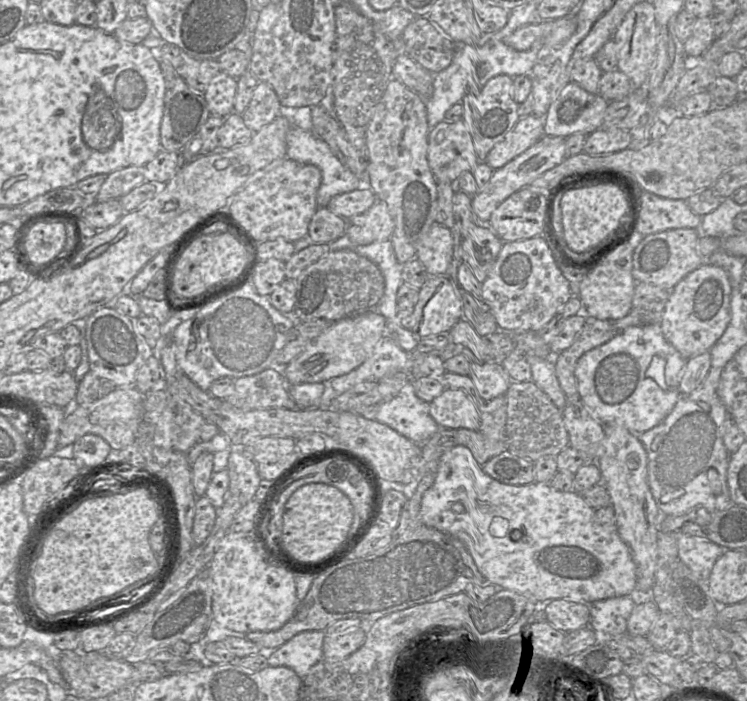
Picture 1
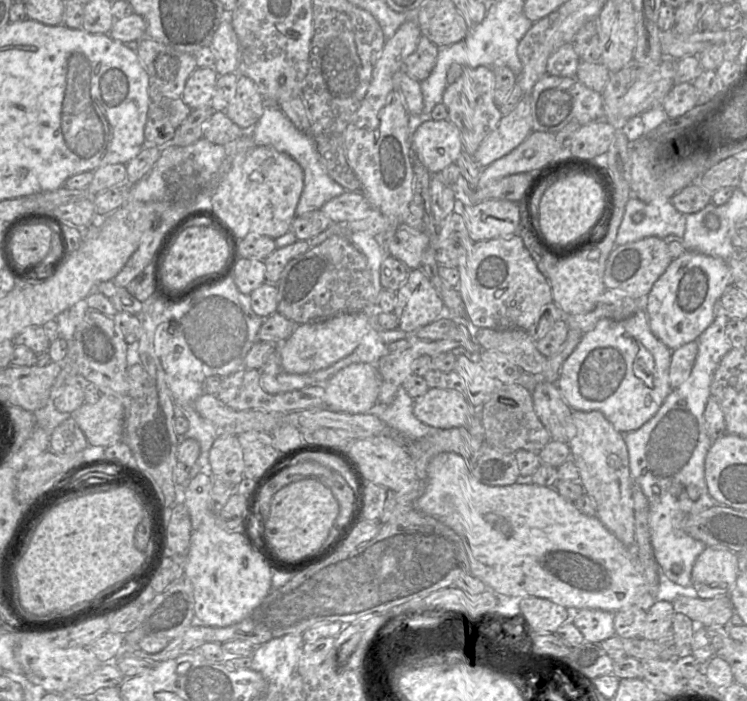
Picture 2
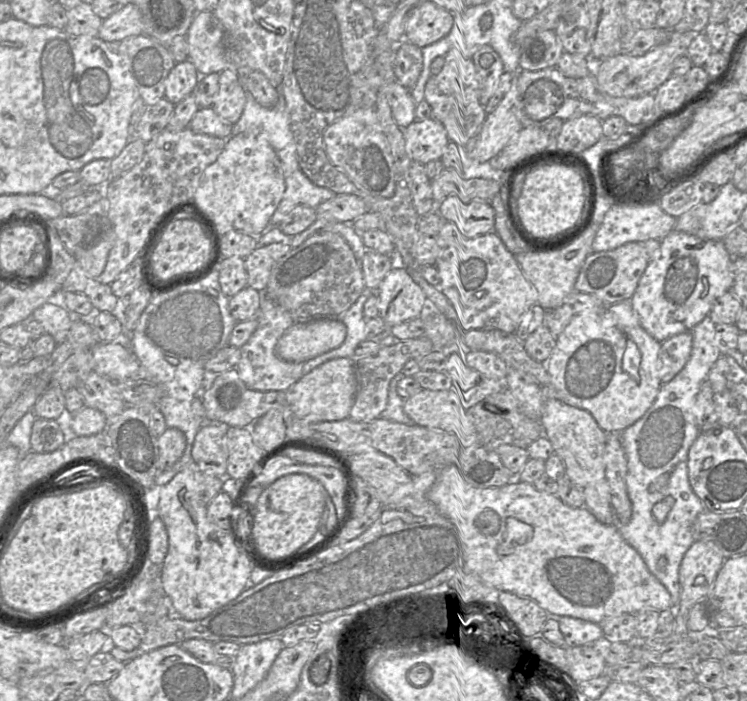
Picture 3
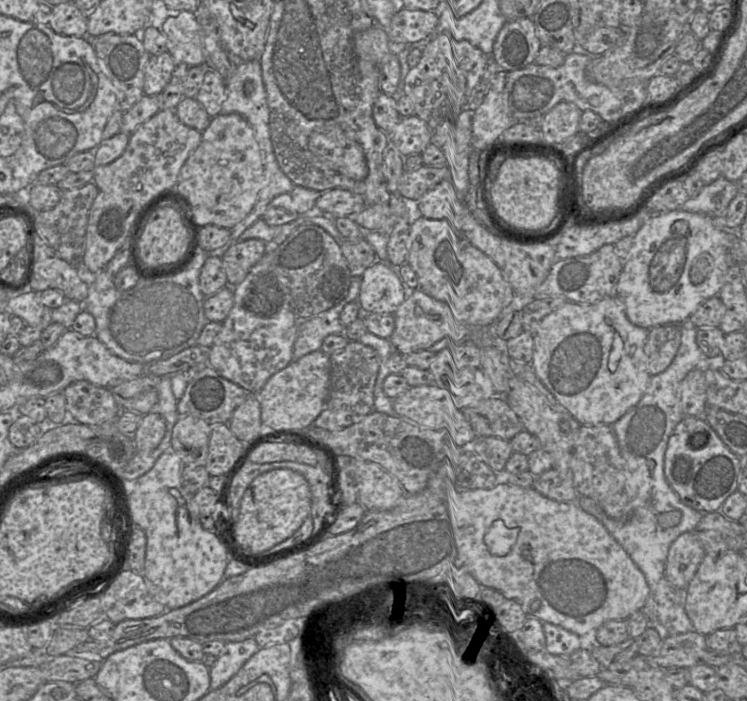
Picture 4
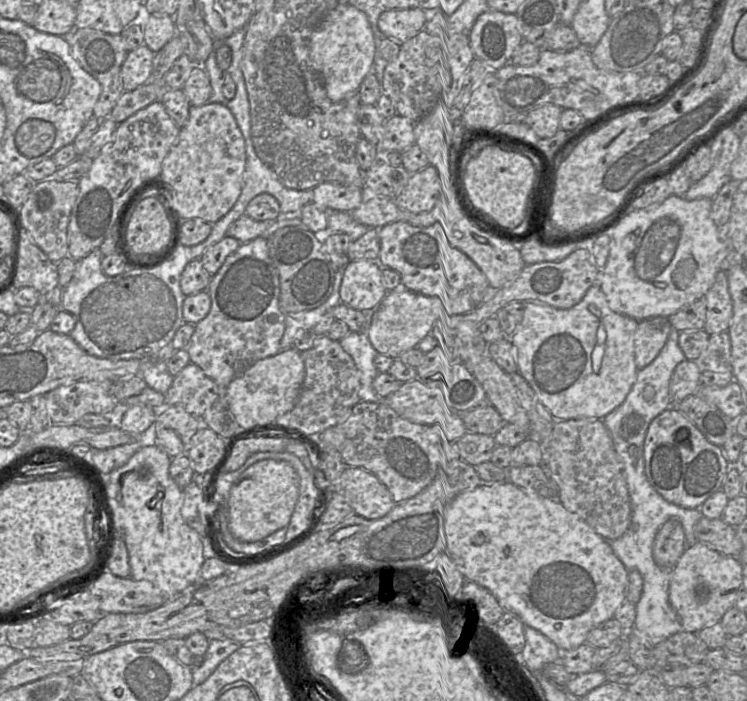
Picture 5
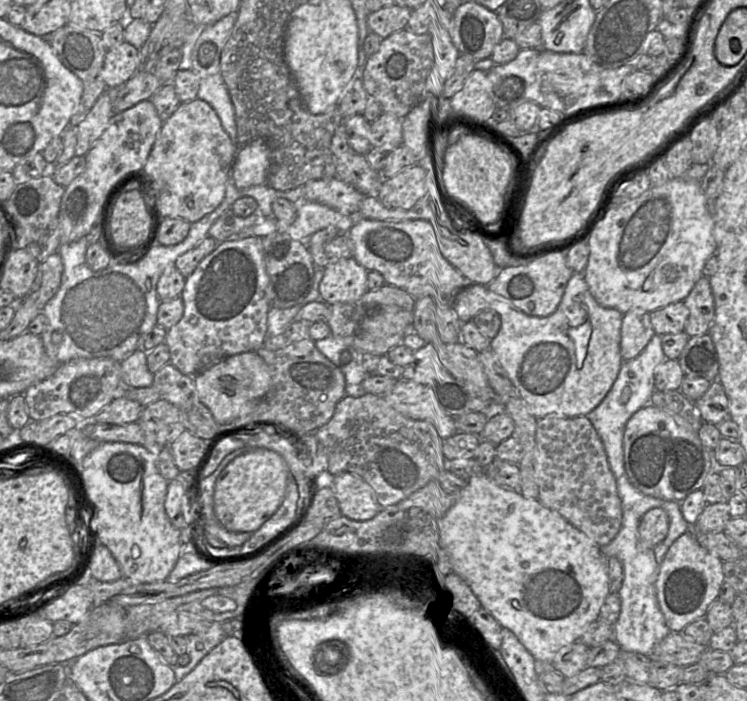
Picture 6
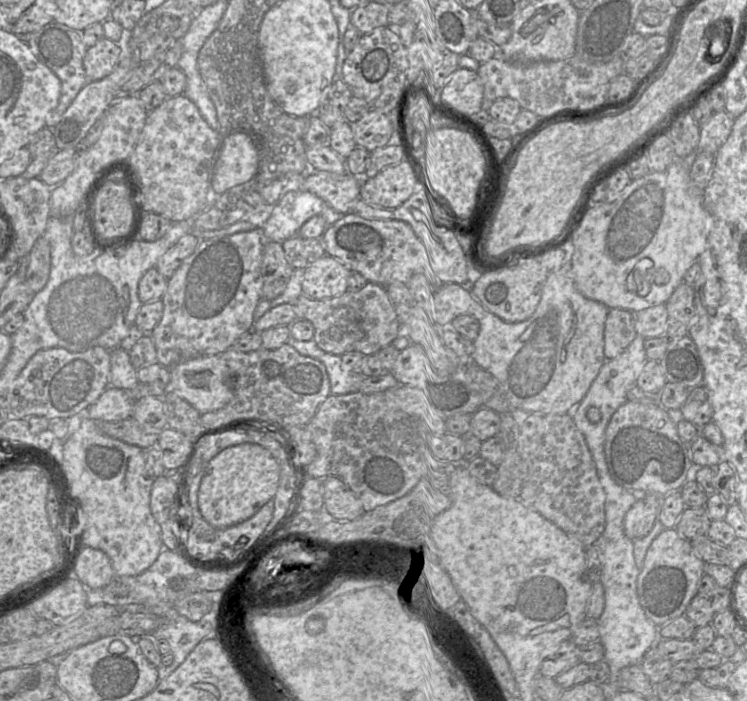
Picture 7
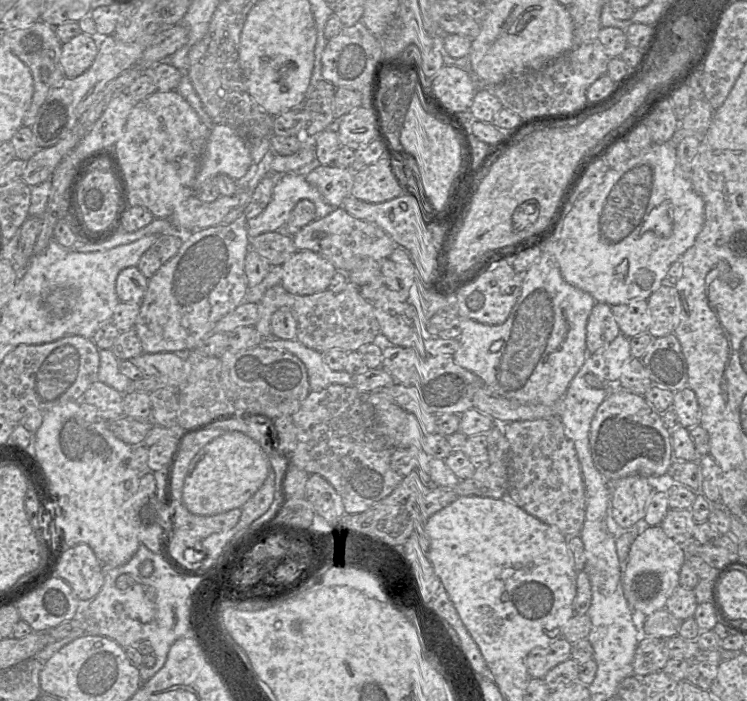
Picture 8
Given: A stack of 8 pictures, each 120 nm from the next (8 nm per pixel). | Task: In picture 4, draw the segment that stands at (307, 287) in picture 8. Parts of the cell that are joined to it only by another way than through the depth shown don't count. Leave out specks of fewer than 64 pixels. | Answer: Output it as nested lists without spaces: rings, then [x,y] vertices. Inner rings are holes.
[[[383,261],[367,268],[360,280],[356,301],[364,313],[393,315],[408,296],[409,288]]]

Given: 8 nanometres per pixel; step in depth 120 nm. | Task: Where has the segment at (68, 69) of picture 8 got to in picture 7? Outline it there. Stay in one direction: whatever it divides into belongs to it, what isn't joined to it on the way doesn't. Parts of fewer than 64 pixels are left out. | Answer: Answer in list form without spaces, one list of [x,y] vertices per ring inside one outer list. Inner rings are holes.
[[[108,38],[88,47],[84,57],[84,69],[89,81],[100,80],[113,72],[119,63],[123,43]]]

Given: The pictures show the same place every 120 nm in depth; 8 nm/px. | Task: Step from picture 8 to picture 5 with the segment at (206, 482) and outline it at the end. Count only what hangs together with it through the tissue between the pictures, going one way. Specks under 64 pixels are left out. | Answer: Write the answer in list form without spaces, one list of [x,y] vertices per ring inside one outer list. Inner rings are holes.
[[[260,460],[249,466],[230,490],[229,530],[247,542],[264,539],[287,526],[299,497],[299,477],[295,469],[281,460]]]

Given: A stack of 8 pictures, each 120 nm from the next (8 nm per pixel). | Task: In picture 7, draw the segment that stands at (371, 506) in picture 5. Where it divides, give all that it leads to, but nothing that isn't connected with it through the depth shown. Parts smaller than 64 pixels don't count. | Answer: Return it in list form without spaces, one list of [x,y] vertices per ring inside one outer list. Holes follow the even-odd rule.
[[[328,476],[323,482],[325,509],[340,522],[348,522],[360,517],[364,511],[360,500],[337,476]]]

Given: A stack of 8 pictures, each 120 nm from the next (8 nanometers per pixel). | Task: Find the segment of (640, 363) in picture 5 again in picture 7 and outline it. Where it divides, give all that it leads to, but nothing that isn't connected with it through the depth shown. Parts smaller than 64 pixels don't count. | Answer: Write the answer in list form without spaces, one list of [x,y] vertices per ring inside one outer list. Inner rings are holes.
[[[609,309],[604,327],[604,355],[607,360],[623,353],[637,336],[632,312]]]

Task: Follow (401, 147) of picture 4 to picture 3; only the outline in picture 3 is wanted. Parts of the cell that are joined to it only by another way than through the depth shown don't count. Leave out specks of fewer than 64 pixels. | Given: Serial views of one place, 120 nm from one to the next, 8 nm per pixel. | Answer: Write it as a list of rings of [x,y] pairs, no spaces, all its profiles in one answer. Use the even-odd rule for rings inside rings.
[[[436,119],[416,120],[403,133],[409,158],[423,165],[440,160],[451,142],[445,127]]]

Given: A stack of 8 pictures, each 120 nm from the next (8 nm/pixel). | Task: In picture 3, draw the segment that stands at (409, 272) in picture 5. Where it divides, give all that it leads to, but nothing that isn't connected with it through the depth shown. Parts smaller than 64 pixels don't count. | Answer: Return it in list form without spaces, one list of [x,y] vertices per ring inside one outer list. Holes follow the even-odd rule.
[[[432,212],[419,218],[411,253],[419,265],[437,269],[440,280],[436,287],[452,303],[465,331],[481,329],[514,333],[524,315],[537,304],[537,290],[525,277],[515,254],[508,250],[495,233],[466,238],[458,231],[454,223],[442,217],[438,212]]]

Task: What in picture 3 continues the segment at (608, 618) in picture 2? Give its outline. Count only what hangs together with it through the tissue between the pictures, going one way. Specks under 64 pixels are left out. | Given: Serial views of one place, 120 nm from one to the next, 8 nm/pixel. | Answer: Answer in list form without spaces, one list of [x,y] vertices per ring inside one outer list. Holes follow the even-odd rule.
[[[551,617],[559,623],[559,629],[565,641],[565,647],[591,645],[603,637],[603,631],[599,624],[572,617]]]

